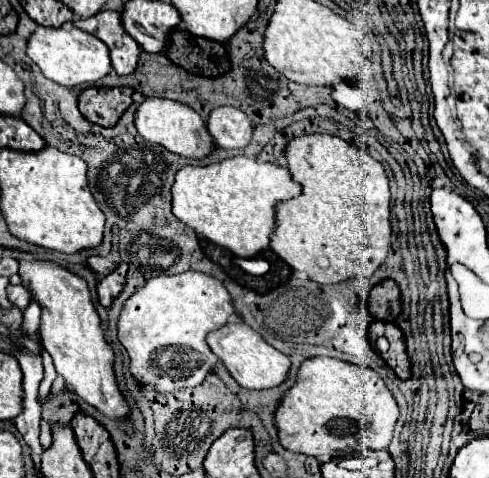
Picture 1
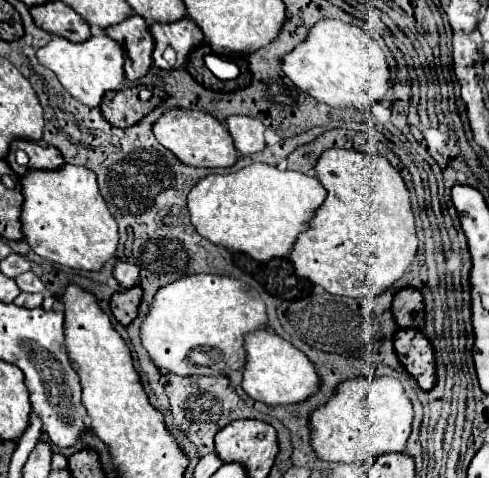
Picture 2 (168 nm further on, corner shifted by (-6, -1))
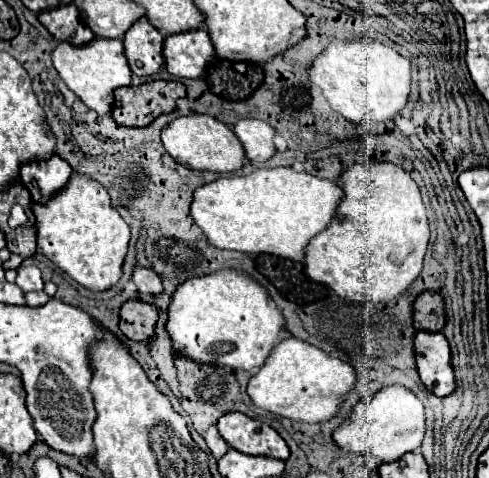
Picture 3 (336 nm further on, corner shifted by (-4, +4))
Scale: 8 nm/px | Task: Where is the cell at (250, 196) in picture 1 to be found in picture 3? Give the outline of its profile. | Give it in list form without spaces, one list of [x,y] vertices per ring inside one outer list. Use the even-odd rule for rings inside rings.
[[[273,168],[273,170],[257,170],[249,176],[219,178],[211,184],[197,188],[197,192],[193,194],[191,216],[195,224],[203,230],[207,240],[213,242],[217,248],[247,252],[251,256],[271,254],[286,260],[302,261],[309,240],[329,228],[341,198],[343,190],[329,180],[311,176],[307,172],[299,174],[293,168]]]

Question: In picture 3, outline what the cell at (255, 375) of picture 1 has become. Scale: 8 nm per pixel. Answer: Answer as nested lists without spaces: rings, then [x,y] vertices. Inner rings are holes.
[[[289,336],[279,342],[279,348],[271,352],[261,370],[251,376],[247,394],[255,406],[271,414],[289,418],[293,422],[317,424],[337,416],[341,402],[353,390],[357,380],[357,372],[351,364],[329,356],[309,342]]]

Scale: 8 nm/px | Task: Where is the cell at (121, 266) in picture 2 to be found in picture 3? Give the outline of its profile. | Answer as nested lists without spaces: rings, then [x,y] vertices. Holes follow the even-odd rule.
[[[135,268],[133,272],[133,282],[137,284],[137,290],[141,294],[151,294],[151,296],[157,296],[163,292],[163,282],[161,282],[161,276],[157,276],[153,270],[147,270],[147,268]]]

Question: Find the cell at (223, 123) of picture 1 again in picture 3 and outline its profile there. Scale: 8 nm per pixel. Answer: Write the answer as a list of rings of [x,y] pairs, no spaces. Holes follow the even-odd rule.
[[[255,118],[239,120],[233,126],[233,130],[239,136],[249,160],[267,162],[275,154],[275,144],[273,144],[275,130],[263,120],[255,120]]]

